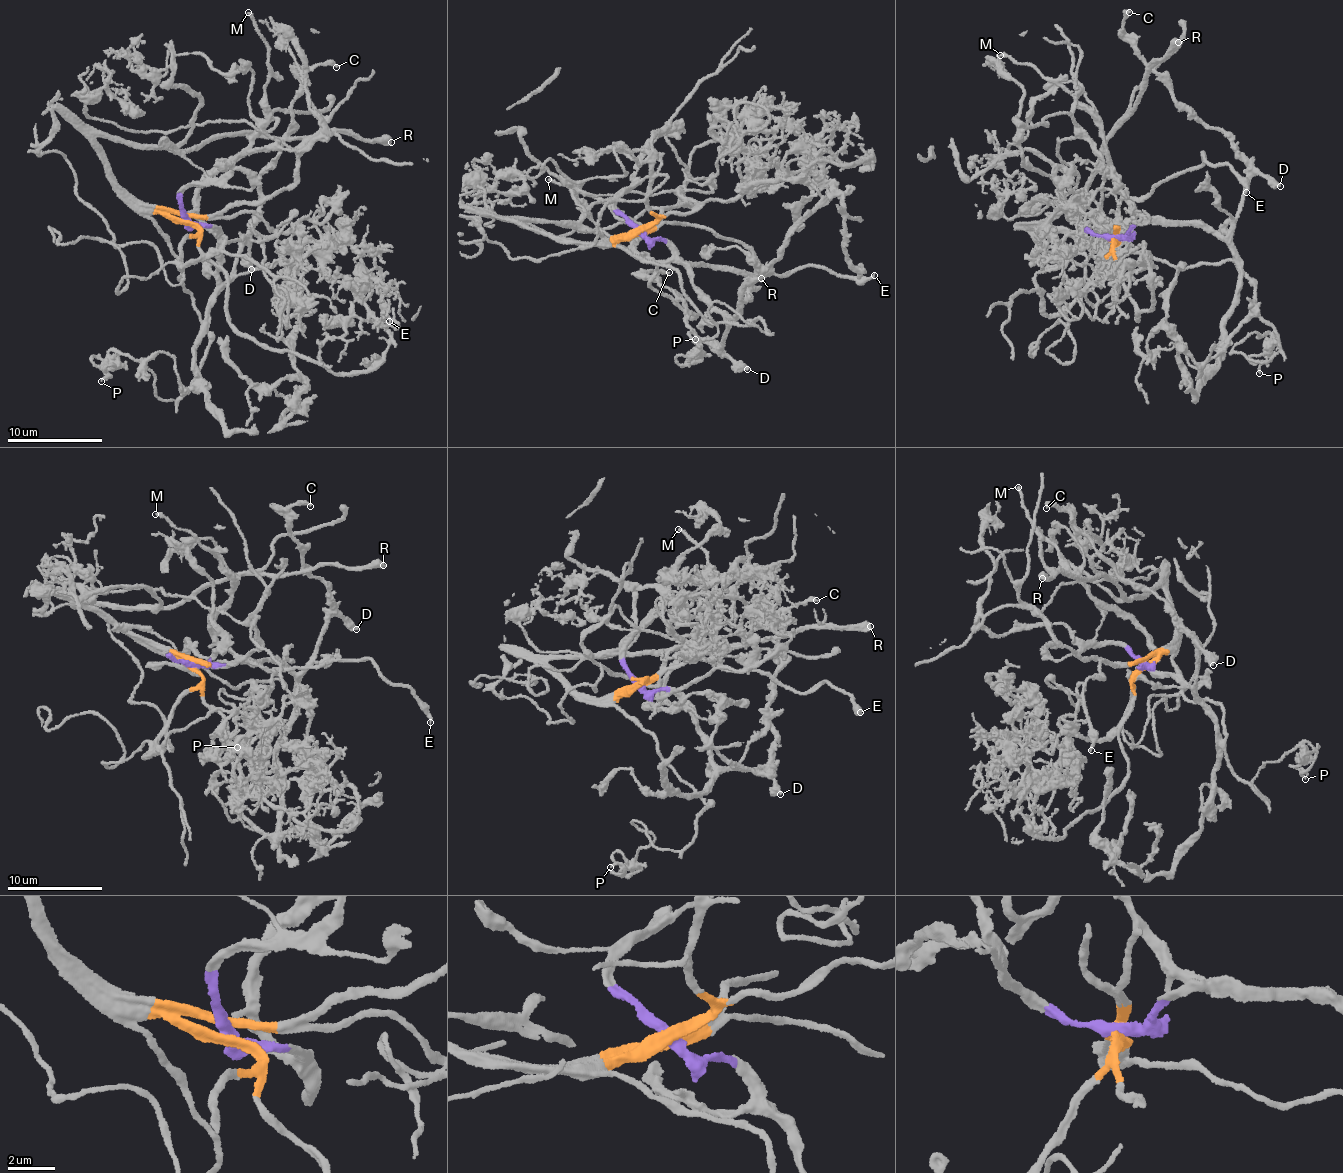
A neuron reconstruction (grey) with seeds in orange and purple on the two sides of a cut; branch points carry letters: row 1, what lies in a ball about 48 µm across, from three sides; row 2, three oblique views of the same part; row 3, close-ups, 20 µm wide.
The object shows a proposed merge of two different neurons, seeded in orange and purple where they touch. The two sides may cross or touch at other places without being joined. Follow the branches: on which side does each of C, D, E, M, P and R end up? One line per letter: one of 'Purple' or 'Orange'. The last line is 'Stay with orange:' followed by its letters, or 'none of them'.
C: Purple
D: Purple
E: Orange
M: Purple
P: Orange
R: Orange
Stay with orange: E, P, R

